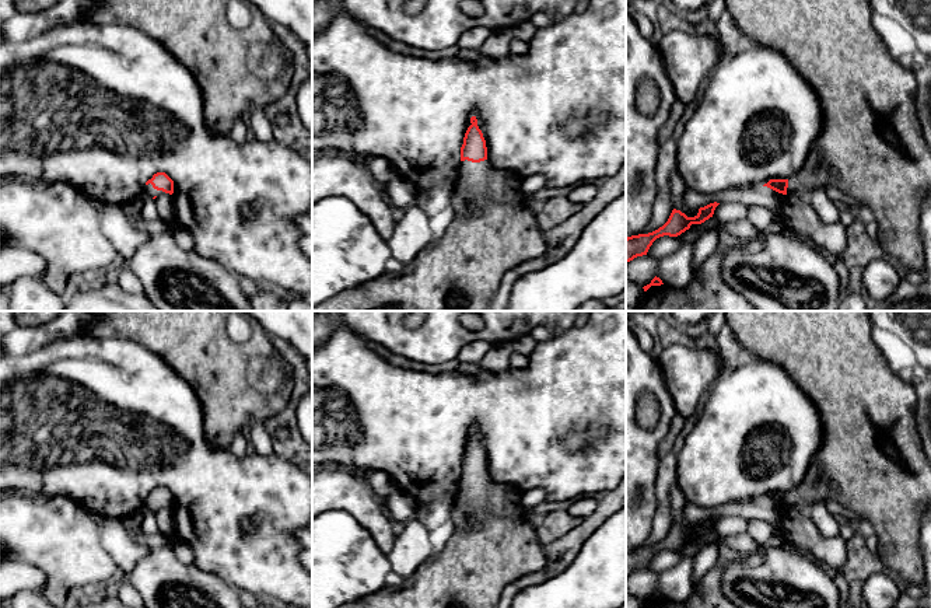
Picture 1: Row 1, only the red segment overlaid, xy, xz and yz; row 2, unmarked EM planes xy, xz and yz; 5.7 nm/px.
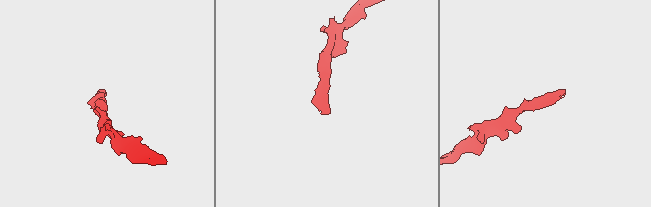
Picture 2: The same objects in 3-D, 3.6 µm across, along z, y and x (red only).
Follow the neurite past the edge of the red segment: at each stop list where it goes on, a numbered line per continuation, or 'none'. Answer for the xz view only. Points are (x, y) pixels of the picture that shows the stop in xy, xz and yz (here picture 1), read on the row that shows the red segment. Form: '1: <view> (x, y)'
1: xz (462, 271)

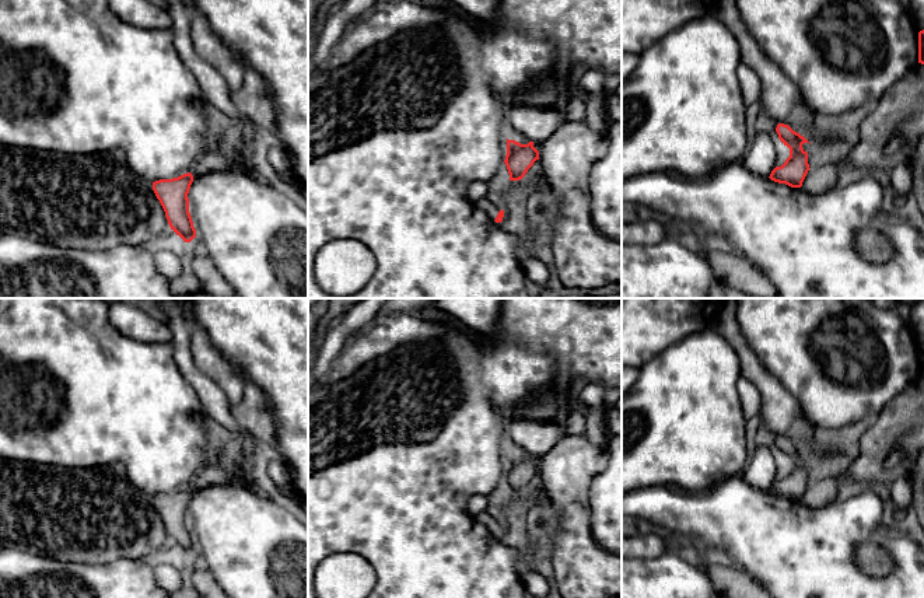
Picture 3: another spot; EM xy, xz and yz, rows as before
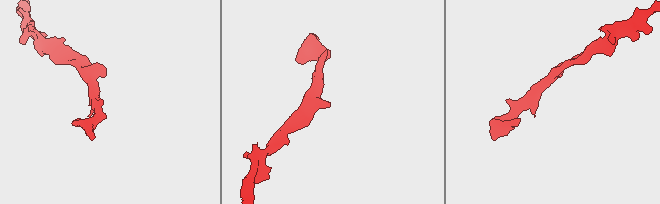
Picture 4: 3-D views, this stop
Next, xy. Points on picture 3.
none

